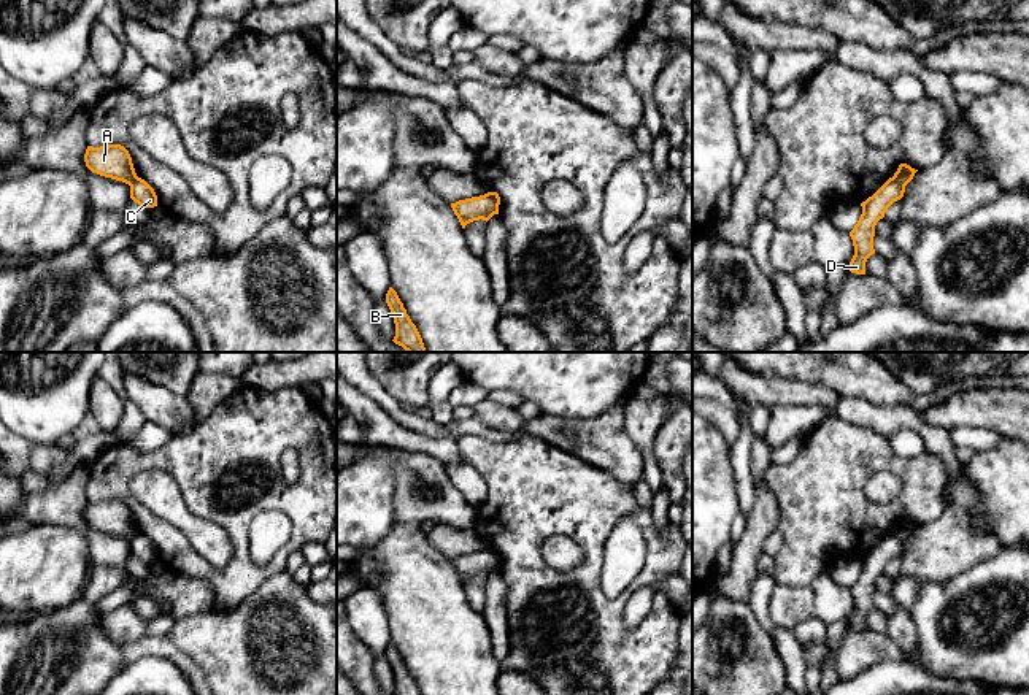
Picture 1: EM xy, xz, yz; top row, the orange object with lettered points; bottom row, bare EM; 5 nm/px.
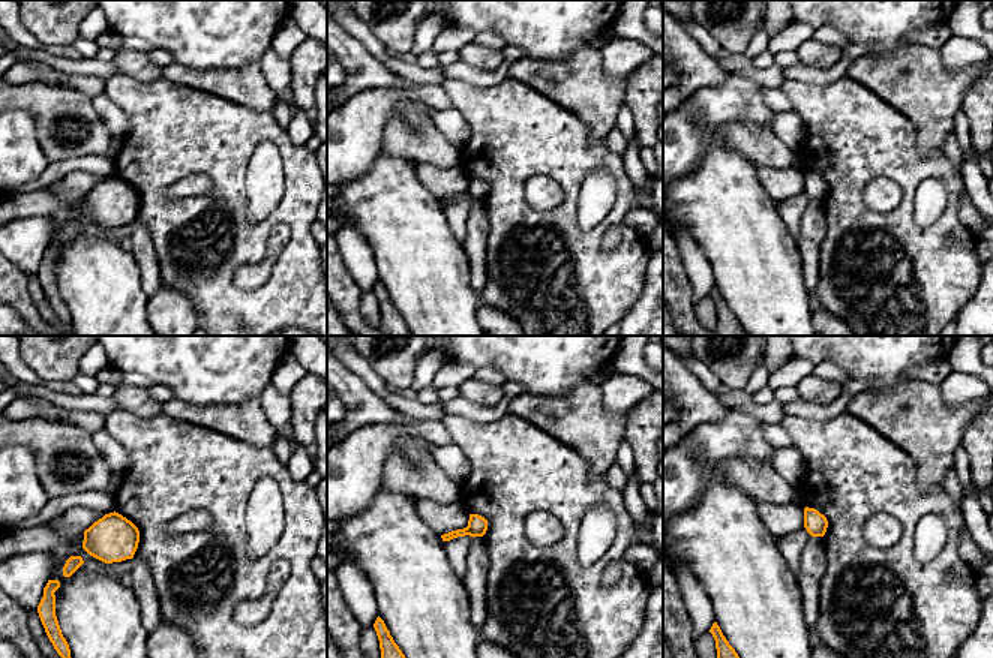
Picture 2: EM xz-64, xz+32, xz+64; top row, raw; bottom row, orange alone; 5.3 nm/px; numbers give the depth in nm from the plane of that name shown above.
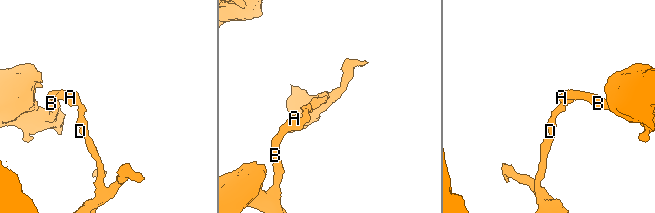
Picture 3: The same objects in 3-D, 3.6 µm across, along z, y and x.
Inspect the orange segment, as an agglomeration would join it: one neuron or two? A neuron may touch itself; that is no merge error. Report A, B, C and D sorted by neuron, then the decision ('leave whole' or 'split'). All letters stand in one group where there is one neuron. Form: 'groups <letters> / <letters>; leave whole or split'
groups A B / C D; split

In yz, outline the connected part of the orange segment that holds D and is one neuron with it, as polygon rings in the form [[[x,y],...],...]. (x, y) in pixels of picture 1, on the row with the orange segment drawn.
[[[889,178],[872,197],[861,203],[862,214],[850,232],[854,246],[854,255],[848,265],[851,273],[865,275],[865,262],[875,254],[875,225],[884,217],[888,208],[904,197],[904,192],[905,187]]]

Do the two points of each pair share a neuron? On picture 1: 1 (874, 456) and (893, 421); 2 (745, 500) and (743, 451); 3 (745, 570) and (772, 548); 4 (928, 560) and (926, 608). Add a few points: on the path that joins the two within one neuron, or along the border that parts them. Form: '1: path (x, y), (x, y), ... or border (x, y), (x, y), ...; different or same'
1: border (850, 422), (874, 429), (886, 438); different
2: path (745, 487), (743, 464); same
3: border (775, 529), (766, 538), (763, 551); different
4: border (964, 573), (944, 581), (924, 583); different

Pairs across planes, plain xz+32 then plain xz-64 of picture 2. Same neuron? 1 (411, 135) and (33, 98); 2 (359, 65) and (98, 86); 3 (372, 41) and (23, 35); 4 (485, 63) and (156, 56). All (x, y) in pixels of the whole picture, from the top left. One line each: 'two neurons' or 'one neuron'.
1: one neuron
2: one neuron
3: one neuron
4: two neurons

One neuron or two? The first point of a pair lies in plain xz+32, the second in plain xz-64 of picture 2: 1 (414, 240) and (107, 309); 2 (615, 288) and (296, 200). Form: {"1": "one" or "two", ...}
{"1": "one", "2": "one"}

